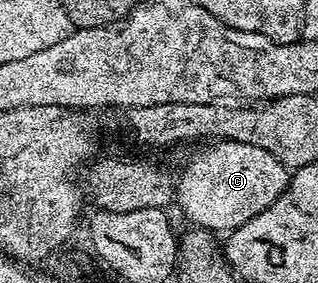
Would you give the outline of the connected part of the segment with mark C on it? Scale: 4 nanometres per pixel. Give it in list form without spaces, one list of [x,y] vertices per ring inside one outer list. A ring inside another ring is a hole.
[[[215,141],[211,150],[206,150],[202,158],[194,158],[176,178],[176,206],[182,209],[184,217],[195,227],[211,232],[229,232],[237,226],[244,225],[252,216],[256,216],[271,206],[286,191],[291,171],[286,169],[272,152],[264,152],[264,148],[256,148],[256,144],[240,144],[239,142]]]

